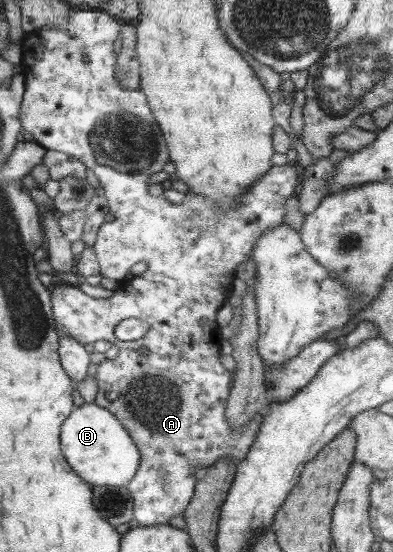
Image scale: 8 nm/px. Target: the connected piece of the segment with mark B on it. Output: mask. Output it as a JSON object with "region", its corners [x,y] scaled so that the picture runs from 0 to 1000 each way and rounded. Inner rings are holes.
{"region":[[[242,730],[186,741],[153,775],[153,812],[173,844],[232,880],[318,880],[351,857],[354,813],[280,745]]]}

